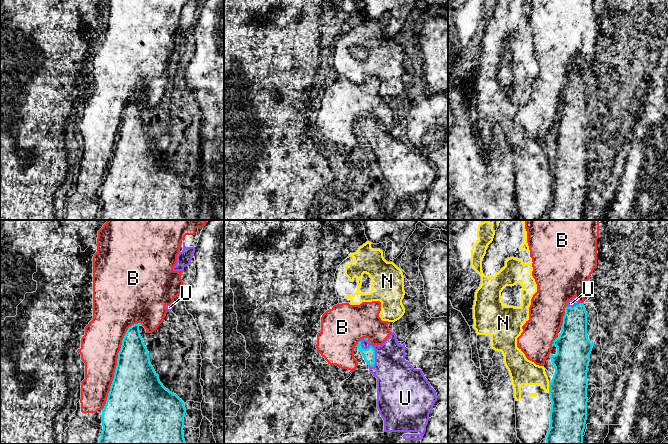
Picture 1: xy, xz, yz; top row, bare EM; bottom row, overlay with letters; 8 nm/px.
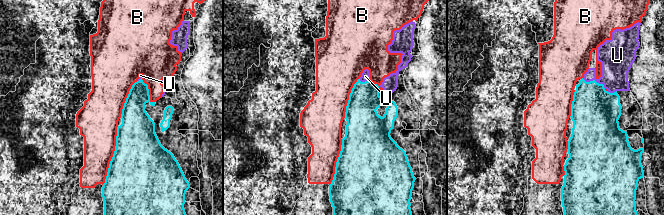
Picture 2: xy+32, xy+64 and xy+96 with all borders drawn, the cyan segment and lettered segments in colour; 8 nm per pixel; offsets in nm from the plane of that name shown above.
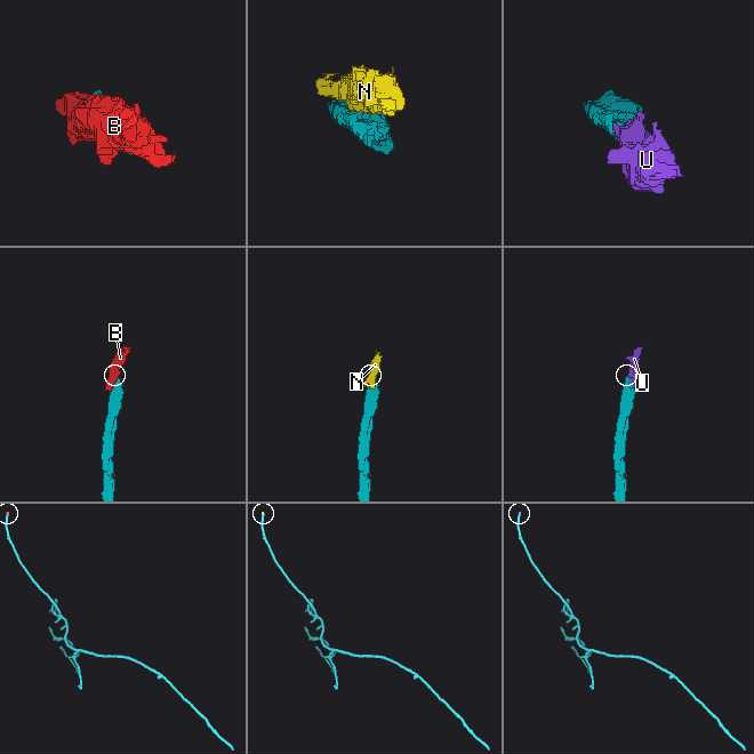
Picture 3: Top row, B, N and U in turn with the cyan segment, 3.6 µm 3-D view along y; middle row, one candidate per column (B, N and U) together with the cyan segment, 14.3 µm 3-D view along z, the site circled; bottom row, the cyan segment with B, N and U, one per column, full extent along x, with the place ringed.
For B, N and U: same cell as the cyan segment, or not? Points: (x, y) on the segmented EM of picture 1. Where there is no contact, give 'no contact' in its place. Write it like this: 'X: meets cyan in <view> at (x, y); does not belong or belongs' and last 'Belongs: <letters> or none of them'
B: meets cyan in xy at (117, 363); does not belong
N: meets cyan in yz at (549, 387); does not belong
U: meets cyan in xz at (373, 349); belongs
Belongs: U

